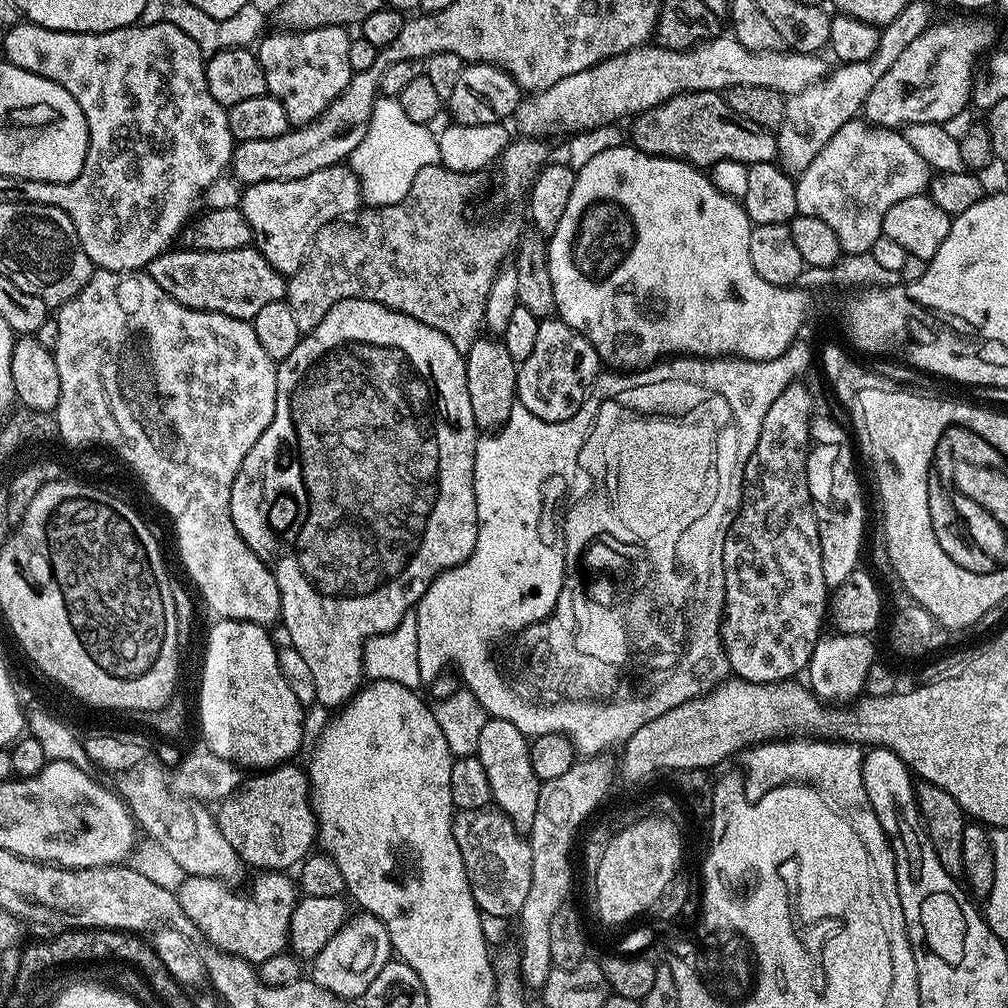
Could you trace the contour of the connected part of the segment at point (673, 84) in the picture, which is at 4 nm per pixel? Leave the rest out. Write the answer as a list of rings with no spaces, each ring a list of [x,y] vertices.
[[[721,34],[715,39],[701,42],[686,52],[661,46],[641,46],[623,56],[612,56],[592,68],[572,74],[570,78],[562,78],[544,92],[537,92],[521,99],[514,113],[516,128],[524,138],[548,138],[551,132],[568,132],[575,134],[591,128],[600,128],[603,124],[619,121],[619,116],[627,112],[644,112],[663,106],[672,99],[688,92],[718,92],[723,93],[730,88],[769,88],[789,97],[795,92],[806,90],[806,86],[814,86],[823,76],[827,76],[830,65],[823,60],[823,55],[807,52],[781,50],[779,52],[755,52],[746,50],[742,42],[738,42],[731,34]]]

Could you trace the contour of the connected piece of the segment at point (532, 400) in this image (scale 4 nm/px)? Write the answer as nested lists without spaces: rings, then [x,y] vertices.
[[[559,318],[541,319],[534,351],[516,374],[516,399],[530,414],[546,422],[570,419],[592,391],[596,377],[601,375],[602,361],[594,346],[578,330]]]

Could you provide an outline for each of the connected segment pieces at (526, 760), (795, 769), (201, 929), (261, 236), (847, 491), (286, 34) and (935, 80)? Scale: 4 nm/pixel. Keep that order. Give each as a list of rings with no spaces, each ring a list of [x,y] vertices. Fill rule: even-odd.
[[[488,718],[482,726],[477,753],[490,778],[490,790],[495,807],[510,818],[518,832],[528,834],[534,822],[534,814],[537,813],[542,785],[534,774],[534,766],[530,766],[529,737],[524,736],[522,730],[514,726],[514,722]]]
[[[777,738],[751,745],[743,756],[742,779],[749,797],[763,794],[764,784],[769,784],[771,788],[783,784],[807,784],[840,813],[854,834],[858,834],[869,854],[871,870],[886,872],[886,868],[896,868],[892,844],[886,830],[882,830],[882,822],[878,822],[878,814],[874,814],[874,806],[870,806],[870,798],[866,798],[866,782],[862,782],[864,752],[861,745],[831,738]]]
[[[264,870],[252,884],[252,892],[236,892],[235,887],[229,886],[223,880],[214,878],[202,878],[201,876],[189,876],[178,889],[180,909],[190,918],[197,933],[205,936],[207,943],[220,952],[229,952],[232,956],[240,956],[253,966],[265,964],[274,954],[285,951],[290,940],[292,924],[292,911],[296,908],[296,896],[298,888],[291,875],[280,870]]]
[[[343,163],[322,170],[314,170],[314,174],[306,174],[306,178],[249,184],[243,189],[239,204],[239,210],[245,216],[252,231],[256,251],[261,252],[266,262],[270,262],[270,266],[274,266],[274,270],[278,270],[285,278],[292,276],[304,265],[304,260],[311,252],[312,243],[320,230],[328,224],[337,223],[341,218],[348,218],[359,213],[361,208],[360,179]]]
[[[817,415],[812,421],[812,440],[818,442],[821,440],[821,444],[813,443],[808,450],[808,485],[810,486],[810,494],[812,495],[812,505],[816,511],[816,521],[818,522],[818,534],[820,535],[820,545],[822,546],[822,566],[825,570],[832,570],[832,568],[844,568],[843,570],[852,570],[857,567],[856,564],[860,560],[860,547],[865,547],[866,536],[864,540],[864,492],[860,489],[860,480],[856,477],[856,468],[852,465],[852,448],[854,452],[854,444],[848,440],[840,440],[844,436],[844,432],[831,420],[828,416]]]
[[[331,24],[325,28],[315,28],[305,32],[276,30],[273,36],[265,35],[259,41],[258,55],[262,70],[266,74],[268,95],[278,98],[278,102],[282,102],[282,106],[288,115],[289,125],[299,126],[316,120],[346,90],[346,86],[352,80],[353,74],[350,66],[350,46],[353,37],[348,36],[348,32],[347,27]]]
[[[964,18],[968,20],[948,20],[945,24],[933,23],[910,46],[906,46],[894,66],[882,74],[882,78],[874,90],[866,98],[862,109],[862,116],[867,123],[891,130],[900,130],[909,124],[945,124],[950,118],[961,115],[969,107],[972,98],[972,78],[981,59],[980,51],[983,48],[993,47],[992,39],[996,32],[987,24],[984,18]]]

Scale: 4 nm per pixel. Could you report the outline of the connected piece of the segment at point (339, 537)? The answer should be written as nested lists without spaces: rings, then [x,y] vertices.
[[[343,300],[335,304],[328,311],[326,318],[322,318],[320,325],[311,334],[301,335],[298,346],[294,346],[294,351],[284,360],[279,361],[276,369],[276,409],[274,410],[274,418],[270,422],[270,426],[266,426],[262,438],[258,438],[258,442],[254,442],[254,446],[250,446],[250,454],[246,454],[246,458],[234,478],[234,486],[230,490],[230,514],[232,515],[234,526],[238,530],[238,534],[246,542],[246,546],[250,546],[250,550],[254,550],[254,554],[258,554],[258,558],[264,560],[265,564],[272,569],[274,578],[278,582],[278,590],[280,591],[280,620],[282,621],[282,625],[284,624],[285,630],[288,631],[287,643],[291,647],[296,648],[298,654],[302,654],[302,658],[306,658],[307,664],[313,668],[319,707],[322,706],[324,708],[332,708],[331,710],[339,710],[360,691],[366,680],[364,641],[370,639],[372,636],[382,635],[388,631],[392,631],[399,626],[399,623],[402,622],[403,615],[407,611],[415,609],[416,603],[422,598],[422,594],[426,594],[426,590],[436,581],[436,578],[441,576],[446,569],[458,566],[464,560],[468,560],[474,550],[476,539],[478,538],[478,510],[476,509],[476,495],[474,494],[474,454],[476,453],[478,429],[474,422],[474,410],[470,410],[470,390],[466,382],[465,359],[465,353],[459,352],[454,346],[454,342],[450,342],[450,338],[446,338],[446,334],[442,334],[438,330],[434,330],[430,326],[426,326],[422,322],[410,318],[406,314],[390,310],[378,302],[370,302],[369,300]]]

